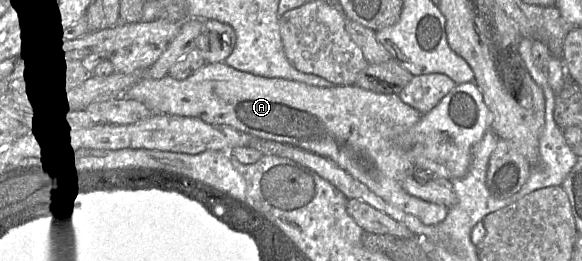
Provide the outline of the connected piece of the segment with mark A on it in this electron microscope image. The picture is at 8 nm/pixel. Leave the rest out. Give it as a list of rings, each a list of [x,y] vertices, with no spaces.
[[[225,62],[207,63],[191,76],[175,79],[142,78],[121,96],[144,103],[153,114],[197,117],[212,125],[227,125],[256,138],[287,143],[334,162],[338,167],[364,184],[386,203],[418,218],[426,226],[438,225],[446,218],[449,209],[409,195],[402,187],[402,180],[418,171],[408,153],[378,131],[378,123],[391,121],[398,128],[408,130],[422,117],[416,109],[405,104],[397,94],[379,94],[355,85],[317,87],[299,81],[270,78],[233,68]]]

